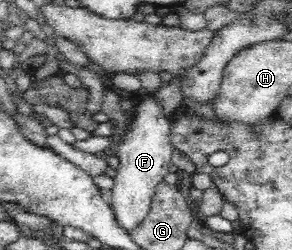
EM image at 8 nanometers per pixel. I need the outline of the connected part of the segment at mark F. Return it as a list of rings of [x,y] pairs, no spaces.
[[[152,95],[138,99],[138,107],[134,111],[134,125],[125,133],[122,142],[116,145],[117,157],[120,159],[109,201],[114,209],[114,218],[118,226],[131,234],[149,215],[154,191],[163,181],[171,164],[174,149],[171,146],[170,119],[165,115],[161,99]]]

